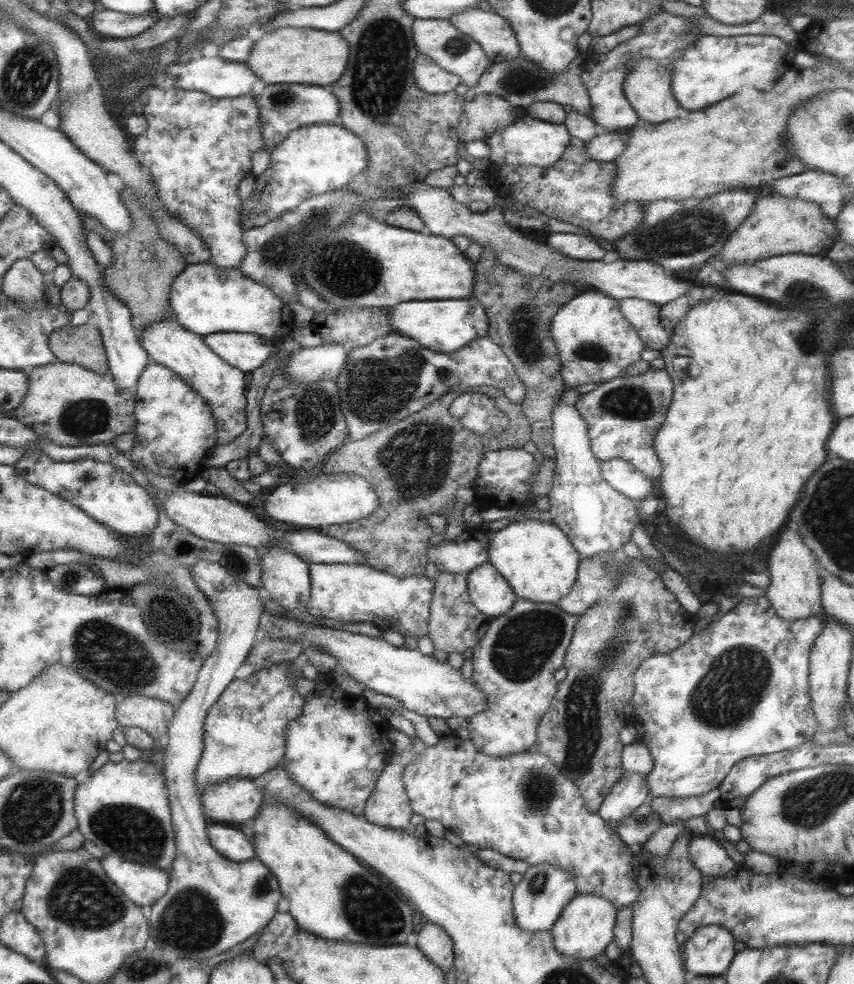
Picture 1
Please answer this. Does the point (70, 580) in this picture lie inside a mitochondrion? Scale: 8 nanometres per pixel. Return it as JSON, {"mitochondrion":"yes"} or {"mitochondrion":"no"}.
{"mitochondrion":"yes"}

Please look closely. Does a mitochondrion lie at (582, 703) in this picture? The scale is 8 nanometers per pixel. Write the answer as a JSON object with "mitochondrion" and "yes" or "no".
{"mitochondrion":"yes"}

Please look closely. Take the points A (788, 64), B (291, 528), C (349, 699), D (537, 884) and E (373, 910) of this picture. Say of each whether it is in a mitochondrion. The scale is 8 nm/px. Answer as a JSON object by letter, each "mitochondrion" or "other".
{"A":"other","B":"other","C":"other","D":"mitochondrion","E":"mitochondrion"}

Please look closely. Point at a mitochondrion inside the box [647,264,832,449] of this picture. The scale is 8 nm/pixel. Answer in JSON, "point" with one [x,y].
{"point":[810,337]}

